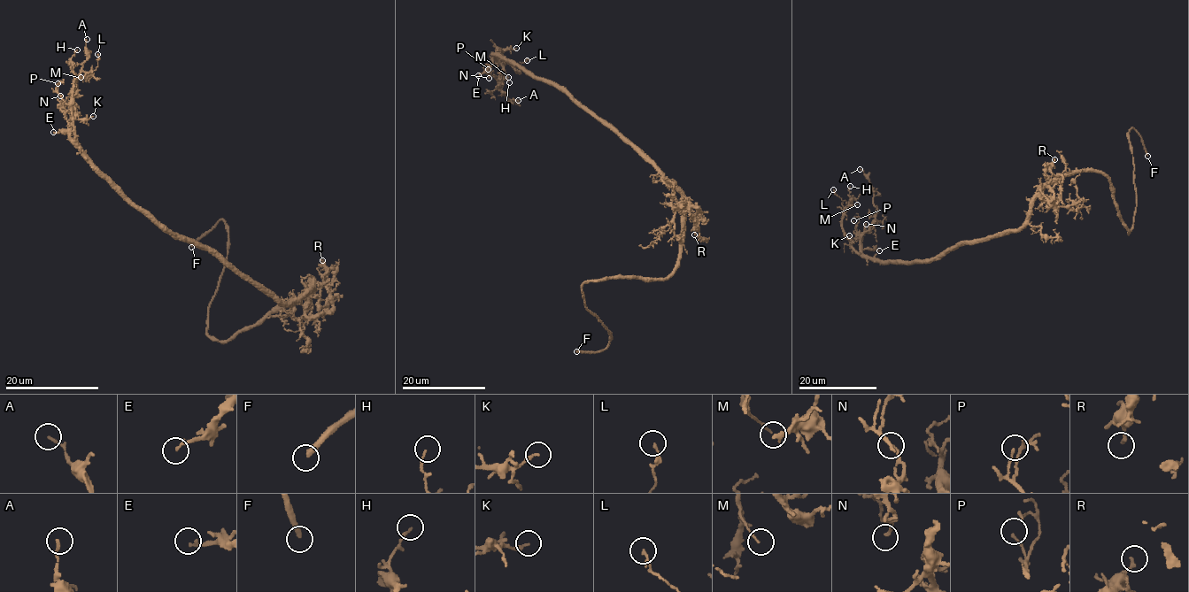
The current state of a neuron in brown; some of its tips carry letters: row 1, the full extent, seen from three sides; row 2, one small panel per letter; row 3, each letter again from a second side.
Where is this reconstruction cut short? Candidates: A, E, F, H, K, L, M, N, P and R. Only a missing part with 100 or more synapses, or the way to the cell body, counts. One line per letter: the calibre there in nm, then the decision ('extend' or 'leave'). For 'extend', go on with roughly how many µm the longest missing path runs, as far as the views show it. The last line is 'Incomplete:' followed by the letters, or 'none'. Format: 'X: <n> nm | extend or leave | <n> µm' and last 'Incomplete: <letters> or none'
A: 150 nm | leave
E: 170 nm | leave
F: 320 nm | extend | 200 µm
H: 130 nm | leave
K: 170 nm | leave
L: 110 nm | leave
M: 100 nm | leave
N: 160 nm | leave
P: 130 nm | leave
R: 170 nm | leave
Incomplete: F

